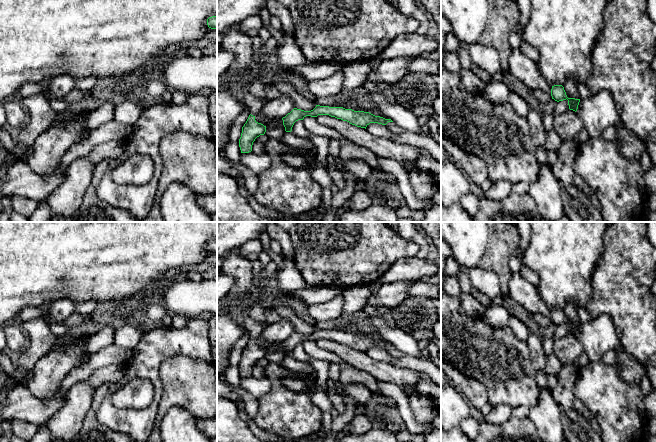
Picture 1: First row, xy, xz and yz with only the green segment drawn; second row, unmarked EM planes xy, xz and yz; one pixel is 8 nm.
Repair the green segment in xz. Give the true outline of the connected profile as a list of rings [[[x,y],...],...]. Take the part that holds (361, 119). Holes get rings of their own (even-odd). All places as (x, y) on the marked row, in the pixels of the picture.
[[[316,105],[316,107],[311,111],[294,108],[290,113],[283,117],[282,120],[285,131],[291,132],[294,123],[298,120],[303,120],[306,116],[317,117],[318,115],[329,115],[365,129],[370,123],[386,125],[388,122],[393,122],[391,119],[375,116],[369,112],[354,111],[343,107]]]

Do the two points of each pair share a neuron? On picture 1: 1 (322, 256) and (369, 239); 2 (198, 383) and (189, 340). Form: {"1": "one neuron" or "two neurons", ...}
{"1": "one neuron", "2": "two neurons"}

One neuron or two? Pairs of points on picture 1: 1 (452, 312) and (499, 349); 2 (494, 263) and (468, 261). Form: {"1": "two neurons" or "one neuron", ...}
{"1": "one neuron", "2": "two neurons"}

